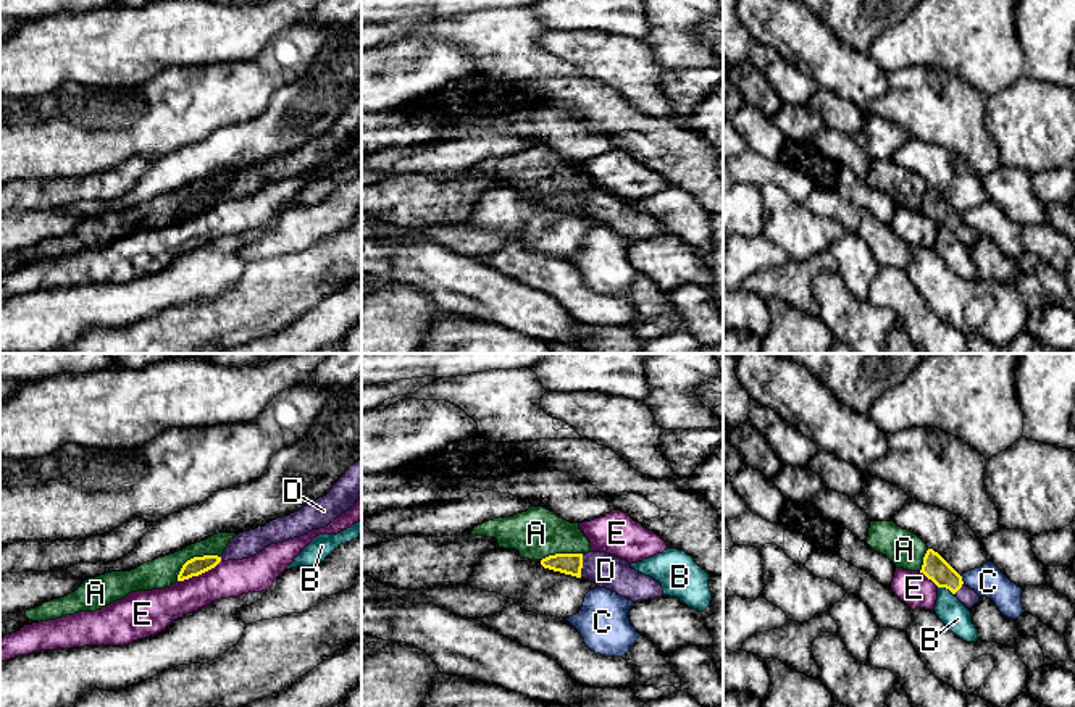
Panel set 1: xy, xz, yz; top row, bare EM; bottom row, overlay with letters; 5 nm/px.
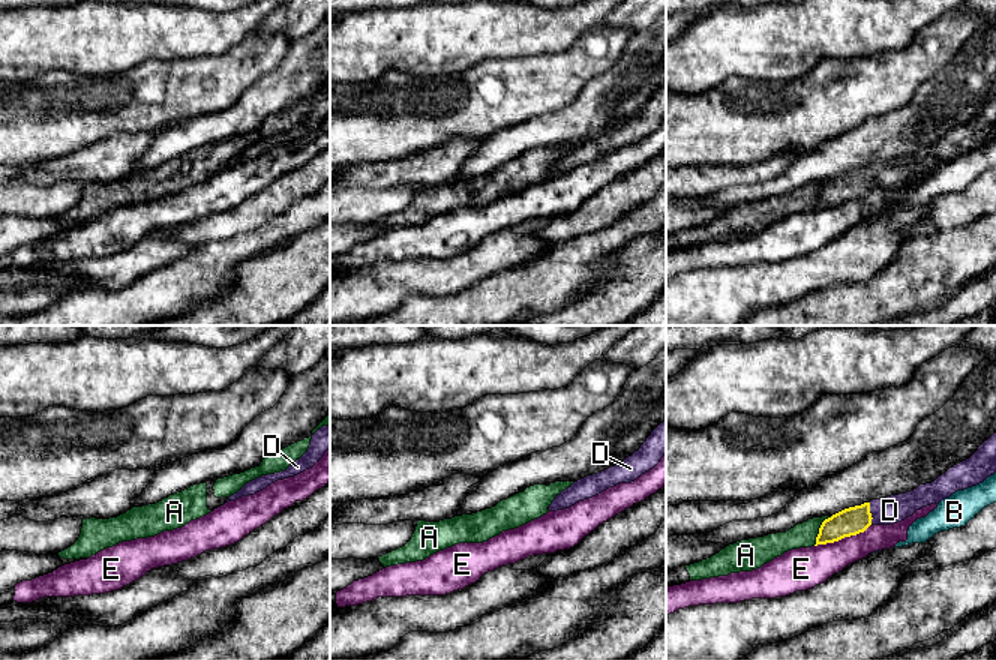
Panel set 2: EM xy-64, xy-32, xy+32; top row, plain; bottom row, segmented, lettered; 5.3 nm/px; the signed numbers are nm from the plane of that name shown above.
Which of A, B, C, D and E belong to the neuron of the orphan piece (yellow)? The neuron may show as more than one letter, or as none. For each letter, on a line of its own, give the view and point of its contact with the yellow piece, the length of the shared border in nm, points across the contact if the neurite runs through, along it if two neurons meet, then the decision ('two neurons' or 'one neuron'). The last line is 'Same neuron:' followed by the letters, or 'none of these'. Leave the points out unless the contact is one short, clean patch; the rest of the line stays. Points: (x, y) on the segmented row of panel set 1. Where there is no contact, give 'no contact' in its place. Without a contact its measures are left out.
A: contact xy (194, 557); length 260 nm; two neurons
B: contact yz (946, 588); length 90 nm; two neurons
C: contact yz (961, 580); length 50 nm; two neurons
D: contact xz (581, 565); length 120 nm; way xz (570, 564), (581, 565), (594, 565), (606, 570); one neuron
E: contact xy (199, 573); length 240 nm; two neurons
Same neuron: D

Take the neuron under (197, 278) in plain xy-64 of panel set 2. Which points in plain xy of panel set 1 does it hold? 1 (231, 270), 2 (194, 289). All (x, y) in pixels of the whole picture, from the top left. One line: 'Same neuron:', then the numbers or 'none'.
Same neuron: none

